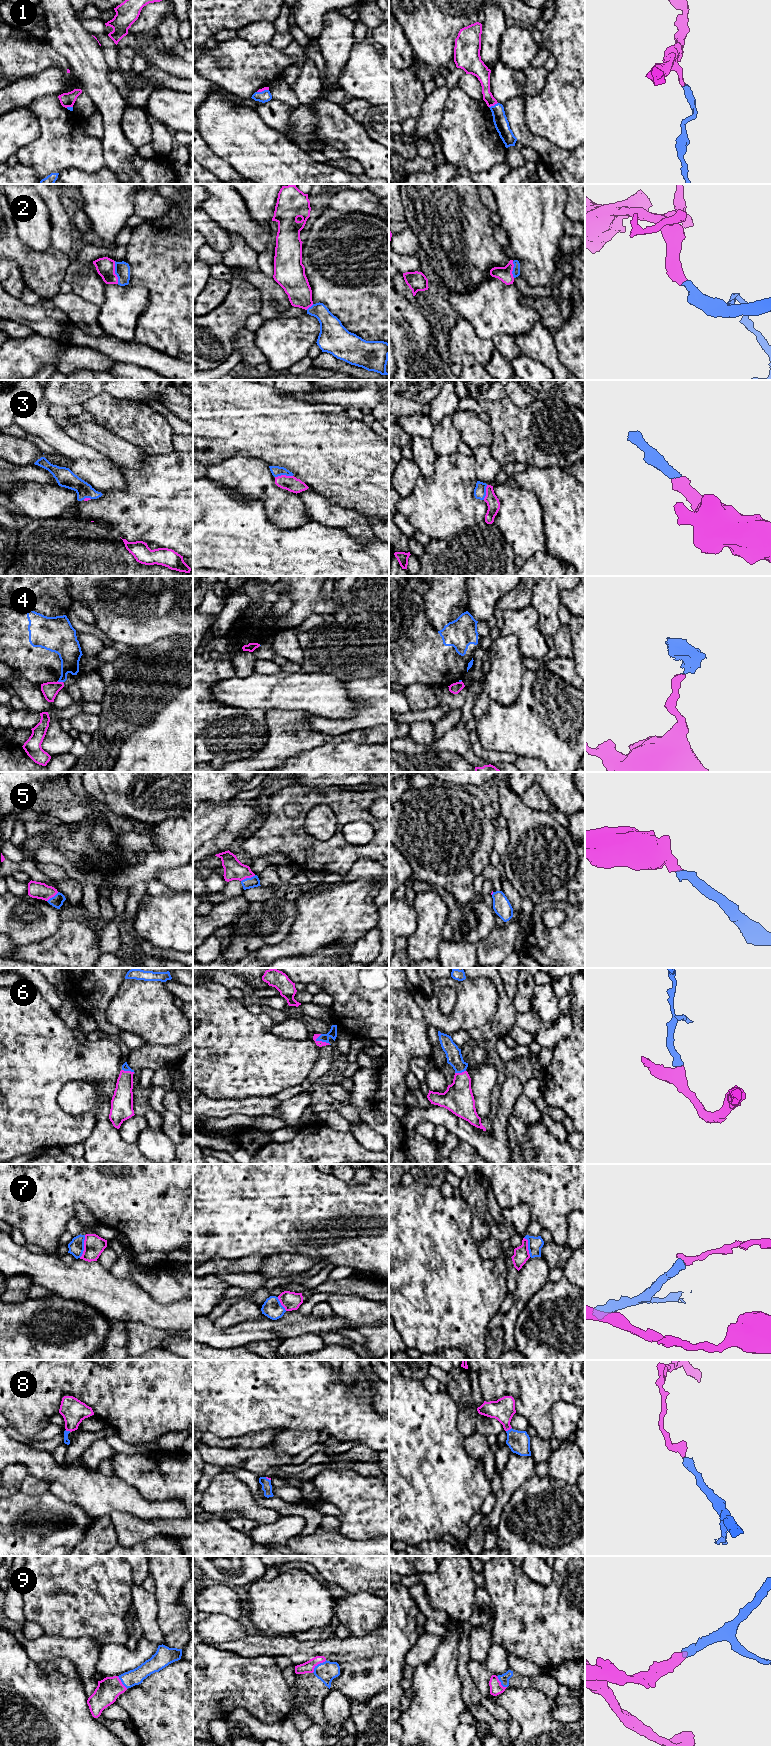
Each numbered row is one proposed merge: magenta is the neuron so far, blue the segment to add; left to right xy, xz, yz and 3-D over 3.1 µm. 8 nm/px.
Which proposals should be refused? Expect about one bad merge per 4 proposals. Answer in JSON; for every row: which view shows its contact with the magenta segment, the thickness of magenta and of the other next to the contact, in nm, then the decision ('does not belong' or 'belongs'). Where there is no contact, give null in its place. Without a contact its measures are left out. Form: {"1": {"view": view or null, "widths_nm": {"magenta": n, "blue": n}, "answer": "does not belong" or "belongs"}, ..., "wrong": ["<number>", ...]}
{"1": {"view": "yz", "widths_nm": {"magenta": 100, "blue": 120}, "answer": "belongs"}, "2": {"view": "xy", "widths_nm": {"magenta": 150, "blue": 130}, "answer": "belongs"}, "3": {"view": "xz", "widths_nm": {"magenta": 120, "blue": 90}, "answer": "belongs"}, "4": {"view": "xy", "widths_nm": {"magenta": 130, "blue": 180}, "answer": "does not belong"}, "5": {"view": "xz", "widths_nm": {"magenta": 160, "blue": 90}, "answer": "belongs"}, "6": {"view": "xz", "widths_nm": {"magenta": 50, "blue": 70}, "answer": "belongs"}, "7": {"view": "xy", "widths_nm": {"magenta": 160, "blue": 130}, "answer": "does not belong"}, "8": {"view": "yz", "widths_nm": {"magenta": 180, "blue": 180}, "answer": "belongs"}, "9": {"view": "xz", "widths_nm": {"magenta": 100, "blue": 160}, "answer": "belongs"}, "wrong": ["4", "7"]}

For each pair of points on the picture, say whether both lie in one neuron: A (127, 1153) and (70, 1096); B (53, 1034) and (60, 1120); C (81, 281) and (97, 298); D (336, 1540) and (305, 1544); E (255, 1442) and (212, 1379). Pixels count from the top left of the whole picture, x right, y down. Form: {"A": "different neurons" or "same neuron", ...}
{"A": "same neuron", "B": "same neuron", "C": "same neuron", "D": "same neuron", "E": "different neurons"}

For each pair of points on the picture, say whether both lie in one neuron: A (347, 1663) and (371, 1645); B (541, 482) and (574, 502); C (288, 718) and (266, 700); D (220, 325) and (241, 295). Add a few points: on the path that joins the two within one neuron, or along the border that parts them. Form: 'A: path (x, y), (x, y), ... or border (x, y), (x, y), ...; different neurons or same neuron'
A: border (330, 1655), (341, 1655), (351, 1658), (376, 1656); different neurons
B: path (549, 484), (566, 496); same neuron
C: border (299, 710), (268, 709), (265, 712); different neurons
D: path (227, 318), (241, 302); same neuron

